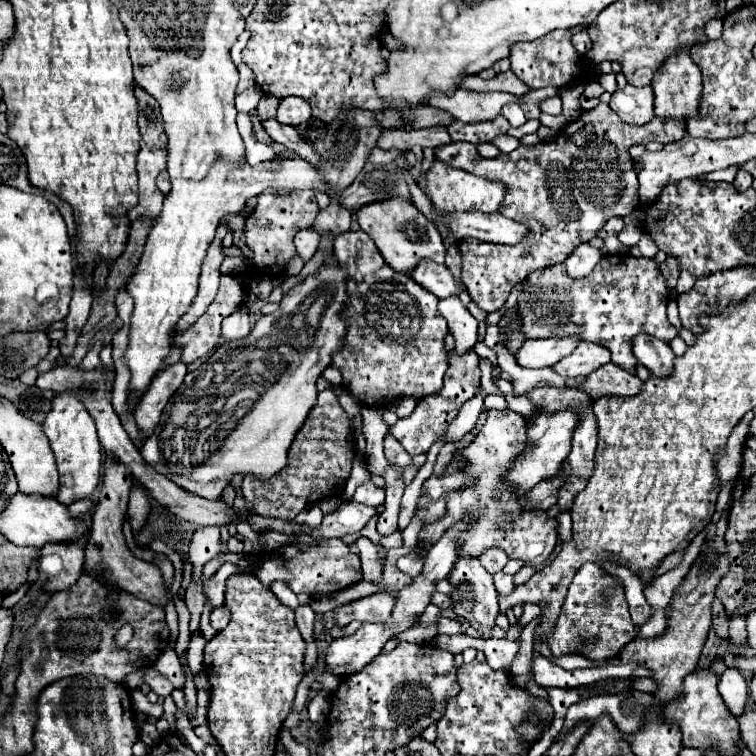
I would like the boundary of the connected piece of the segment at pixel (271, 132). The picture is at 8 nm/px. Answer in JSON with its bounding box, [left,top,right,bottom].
[263,119,319,165]

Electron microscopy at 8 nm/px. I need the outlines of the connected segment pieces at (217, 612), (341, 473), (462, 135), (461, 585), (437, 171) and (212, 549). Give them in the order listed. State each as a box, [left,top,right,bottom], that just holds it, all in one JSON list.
[[210,606,230,632],[243,389,355,521],[445,113,509,145],[449,557,499,639],[419,161,505,215],[189,527,221,581]]

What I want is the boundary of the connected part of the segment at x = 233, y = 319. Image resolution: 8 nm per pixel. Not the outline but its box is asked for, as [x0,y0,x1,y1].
[221,307,251,341]

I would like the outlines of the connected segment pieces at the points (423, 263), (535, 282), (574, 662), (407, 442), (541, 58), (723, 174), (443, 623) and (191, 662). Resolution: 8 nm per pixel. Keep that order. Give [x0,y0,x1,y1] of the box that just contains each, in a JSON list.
[[409,259,459,299],[517,255,677,373],[554,654,599,670],[389,351,479,455],[511,31,593,89],[695,167,739,183],[435,617,463,635],[186,632,207,674]]

